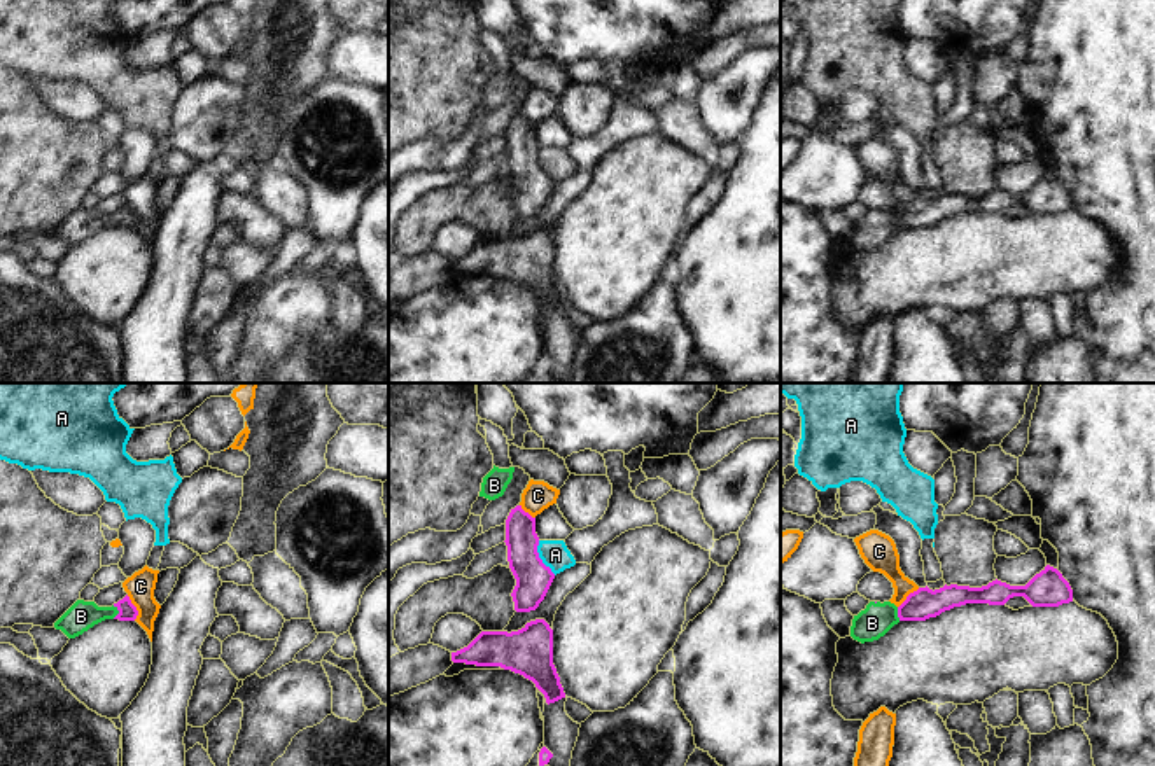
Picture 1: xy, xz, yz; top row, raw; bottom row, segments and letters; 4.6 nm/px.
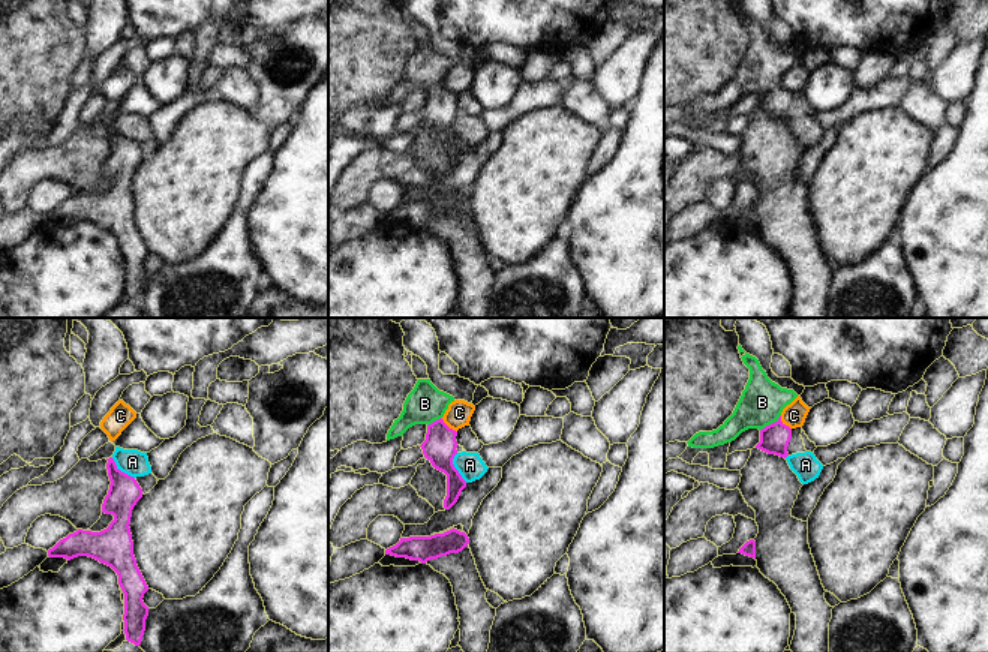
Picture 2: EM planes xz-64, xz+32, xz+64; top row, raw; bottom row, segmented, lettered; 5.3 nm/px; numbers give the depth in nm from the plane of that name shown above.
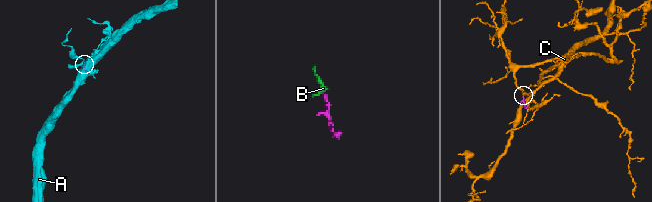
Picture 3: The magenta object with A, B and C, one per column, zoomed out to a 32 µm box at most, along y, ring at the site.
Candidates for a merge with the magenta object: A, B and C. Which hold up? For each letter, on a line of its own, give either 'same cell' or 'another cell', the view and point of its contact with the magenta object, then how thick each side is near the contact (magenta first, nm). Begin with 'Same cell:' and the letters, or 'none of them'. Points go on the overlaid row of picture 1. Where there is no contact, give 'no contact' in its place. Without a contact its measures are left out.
Same cell: B
A: another cell; contact xz (539, 558); calibres 160 and 130 nm
B: same cell; contact xy (119, 612); calibres 80 and 140 nm
C: another cell; contact xy (135, 607); calibres 80 and 130 nm

